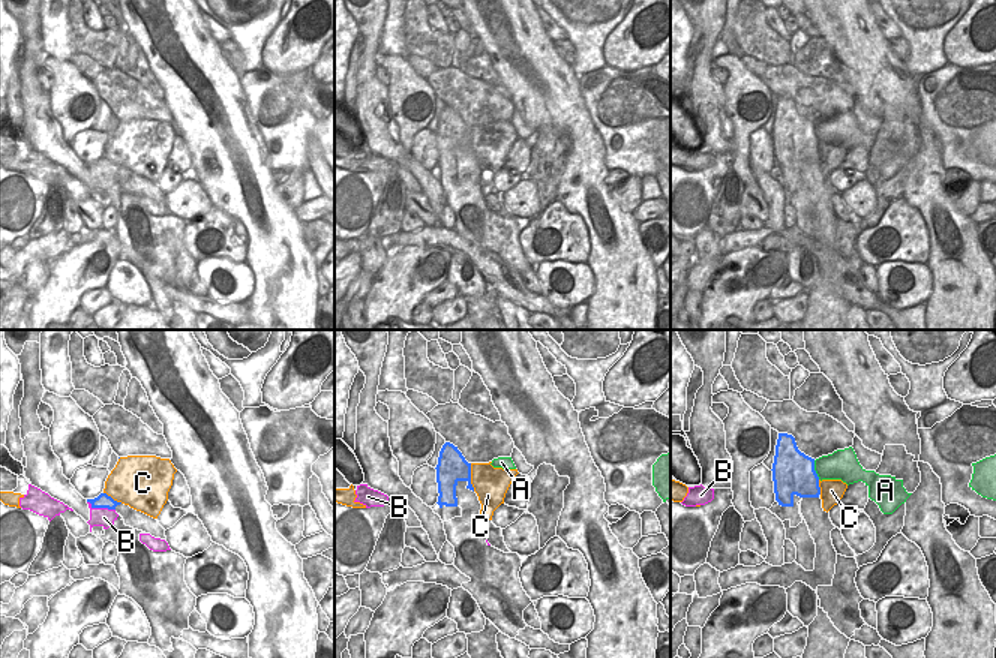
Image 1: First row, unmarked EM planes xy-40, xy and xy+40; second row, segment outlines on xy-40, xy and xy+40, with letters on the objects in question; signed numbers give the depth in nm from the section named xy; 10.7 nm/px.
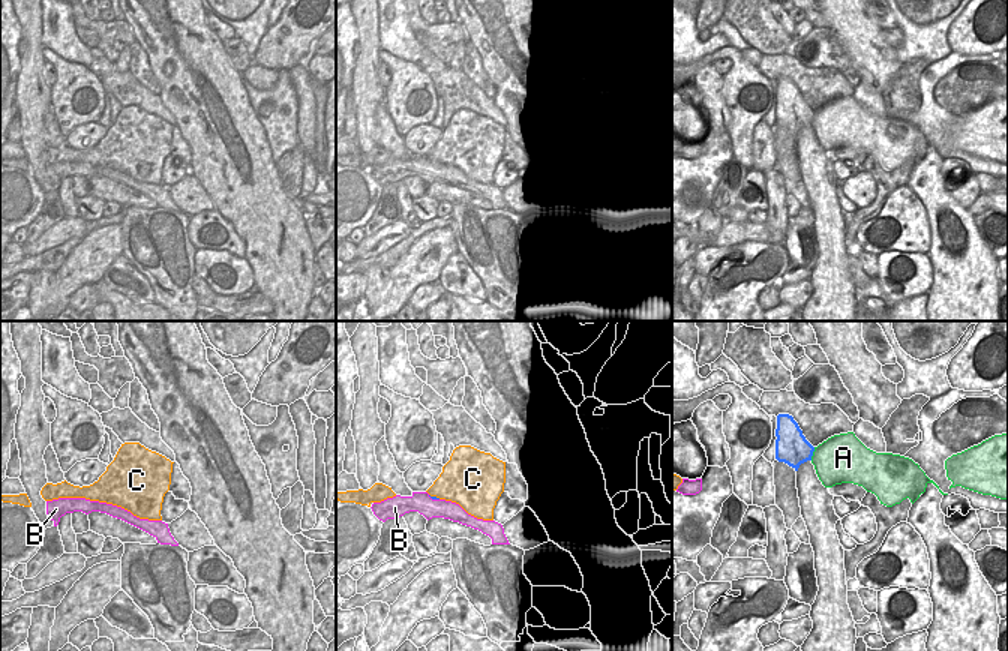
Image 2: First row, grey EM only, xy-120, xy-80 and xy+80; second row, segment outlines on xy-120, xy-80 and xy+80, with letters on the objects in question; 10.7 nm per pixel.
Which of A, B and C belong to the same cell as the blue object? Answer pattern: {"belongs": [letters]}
{"belongs": []}

